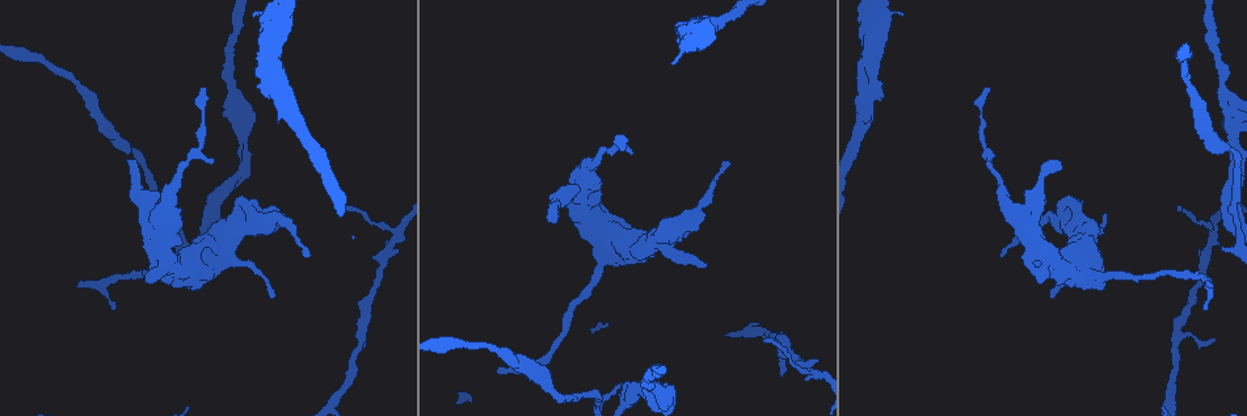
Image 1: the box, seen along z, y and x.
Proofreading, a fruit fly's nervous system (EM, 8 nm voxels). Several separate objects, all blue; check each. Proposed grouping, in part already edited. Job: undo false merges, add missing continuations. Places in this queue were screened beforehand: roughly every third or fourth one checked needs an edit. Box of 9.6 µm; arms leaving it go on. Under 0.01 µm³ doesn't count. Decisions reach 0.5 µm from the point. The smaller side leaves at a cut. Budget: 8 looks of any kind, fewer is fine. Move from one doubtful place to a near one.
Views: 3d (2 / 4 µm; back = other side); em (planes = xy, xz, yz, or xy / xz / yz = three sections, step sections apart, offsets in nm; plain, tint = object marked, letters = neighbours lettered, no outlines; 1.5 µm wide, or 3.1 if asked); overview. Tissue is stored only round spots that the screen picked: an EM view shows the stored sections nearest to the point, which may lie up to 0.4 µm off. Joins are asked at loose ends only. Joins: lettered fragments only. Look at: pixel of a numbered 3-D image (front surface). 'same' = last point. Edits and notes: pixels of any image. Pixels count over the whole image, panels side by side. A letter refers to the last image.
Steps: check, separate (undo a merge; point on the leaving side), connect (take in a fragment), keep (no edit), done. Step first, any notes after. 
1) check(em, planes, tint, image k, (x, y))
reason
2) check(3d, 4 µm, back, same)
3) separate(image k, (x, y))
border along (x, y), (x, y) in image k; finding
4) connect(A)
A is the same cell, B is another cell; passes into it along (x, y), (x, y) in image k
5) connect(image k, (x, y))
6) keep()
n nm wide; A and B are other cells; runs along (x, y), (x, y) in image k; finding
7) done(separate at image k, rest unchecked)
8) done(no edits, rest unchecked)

check(em, planes, letters, image 1, (1221, 250))
branch stops here

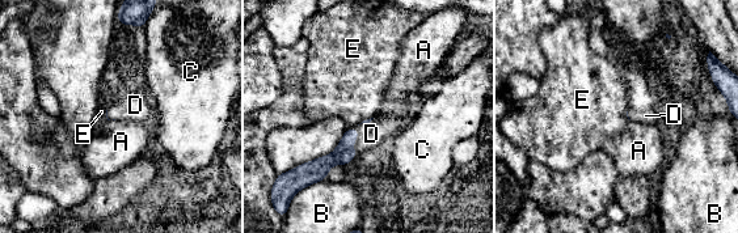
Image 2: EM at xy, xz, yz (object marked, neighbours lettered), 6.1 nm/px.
connect(D)
D is the same cell, A, B, C and E are other cells; it goes on there

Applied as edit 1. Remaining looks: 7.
check(overview)
redraw

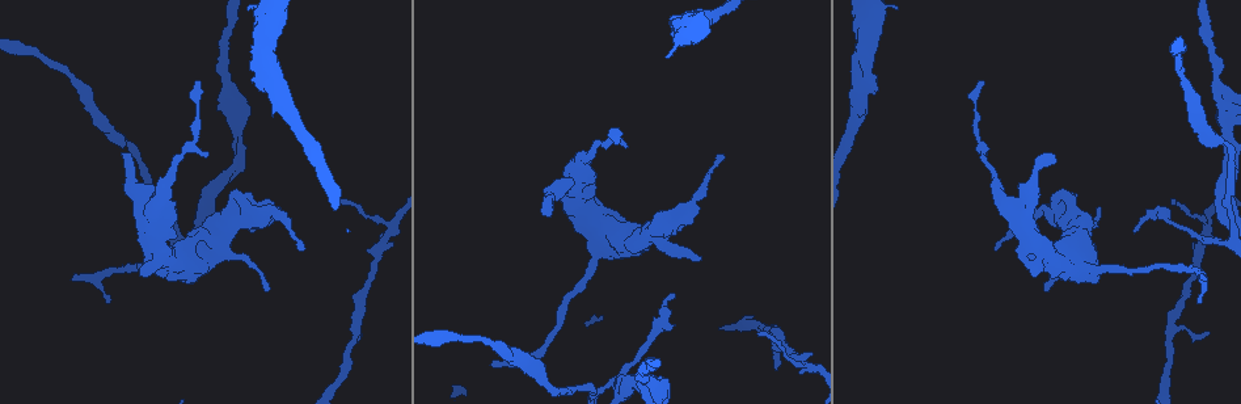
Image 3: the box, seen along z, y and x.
check(em, planes, letters, image 3, (1067, 194))
an open end

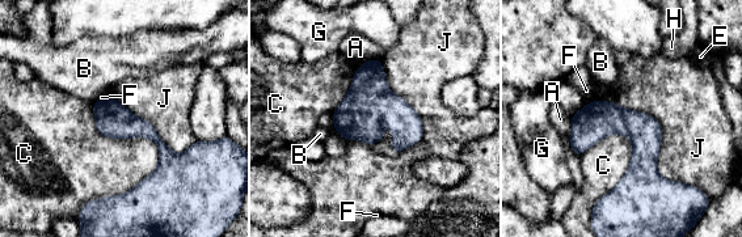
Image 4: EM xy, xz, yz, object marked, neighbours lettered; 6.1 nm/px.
keep()
220 nm wide; A, B, C, E, F, G, H and J are other cells; border along (380, 59), (422, 127), (397, 155) in image 4; no lettered fragment goes on from it

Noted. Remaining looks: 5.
check(3d, 2 µm, back, image 3, (548, 214))
free end

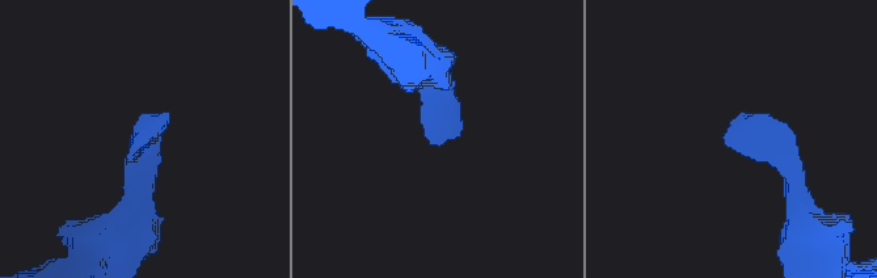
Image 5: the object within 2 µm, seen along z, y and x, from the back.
check(em, planes, letters, image 5, (430, 142))
now the EM

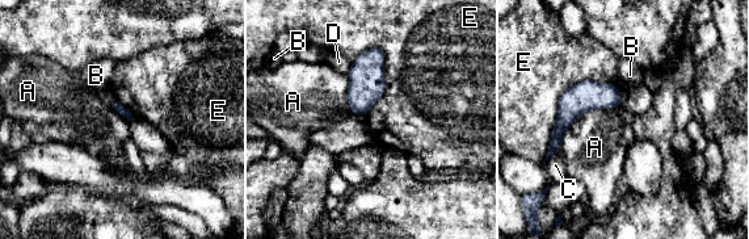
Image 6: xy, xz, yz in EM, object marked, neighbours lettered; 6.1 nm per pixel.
keep()
A, B, C, D and E are other cells; none of them fits

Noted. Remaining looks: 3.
done(connect at image 2, rest unchecked)

